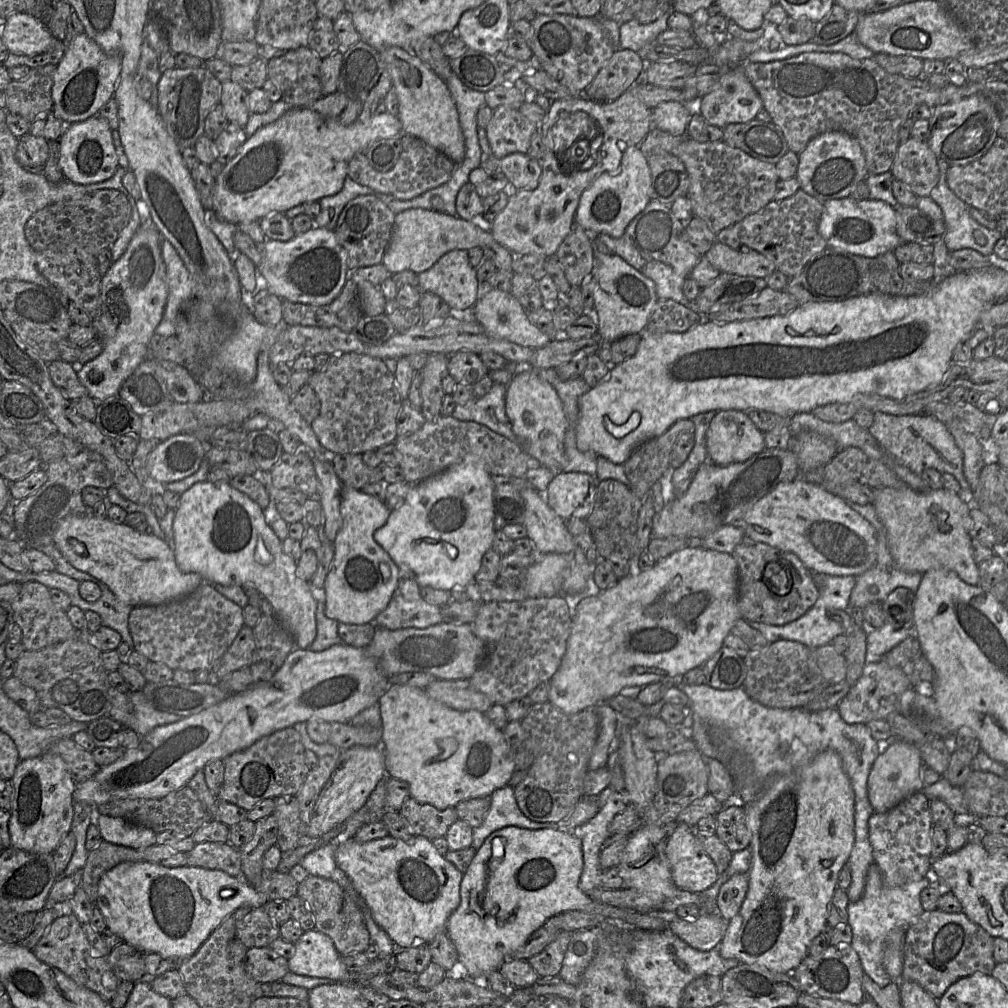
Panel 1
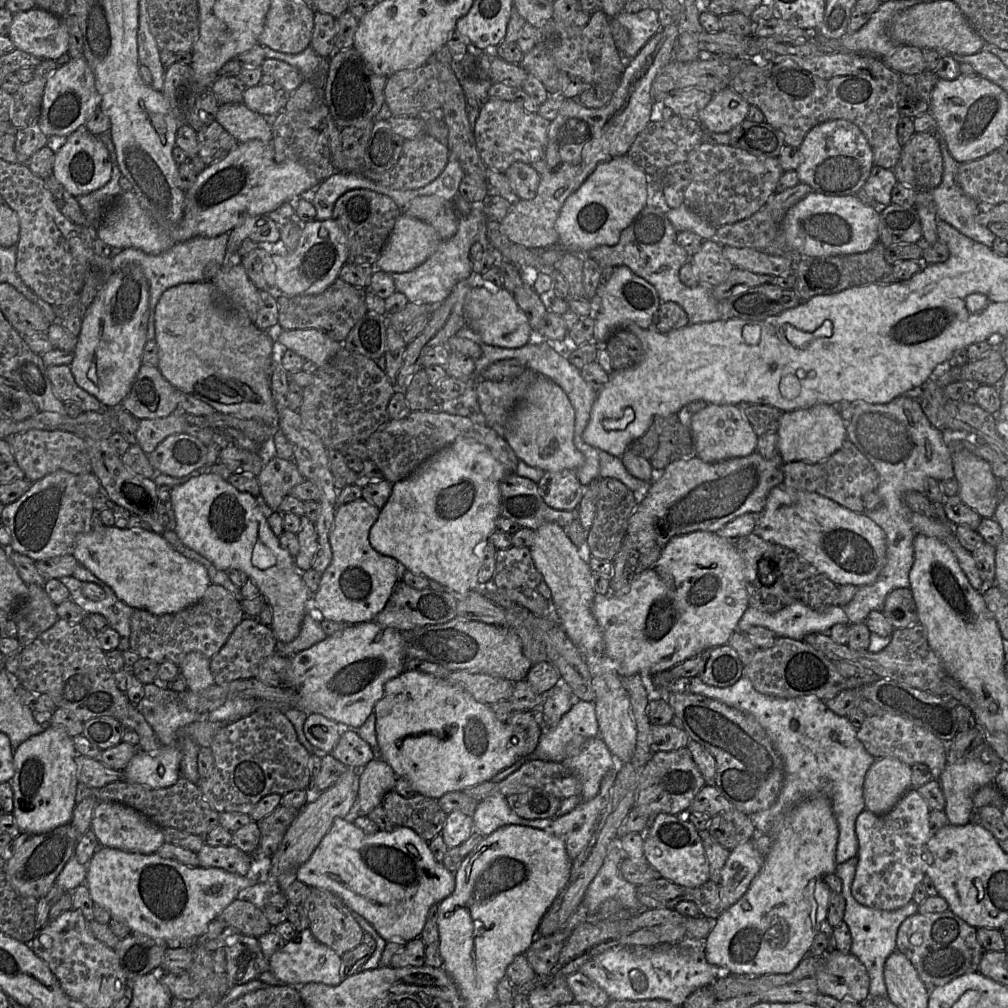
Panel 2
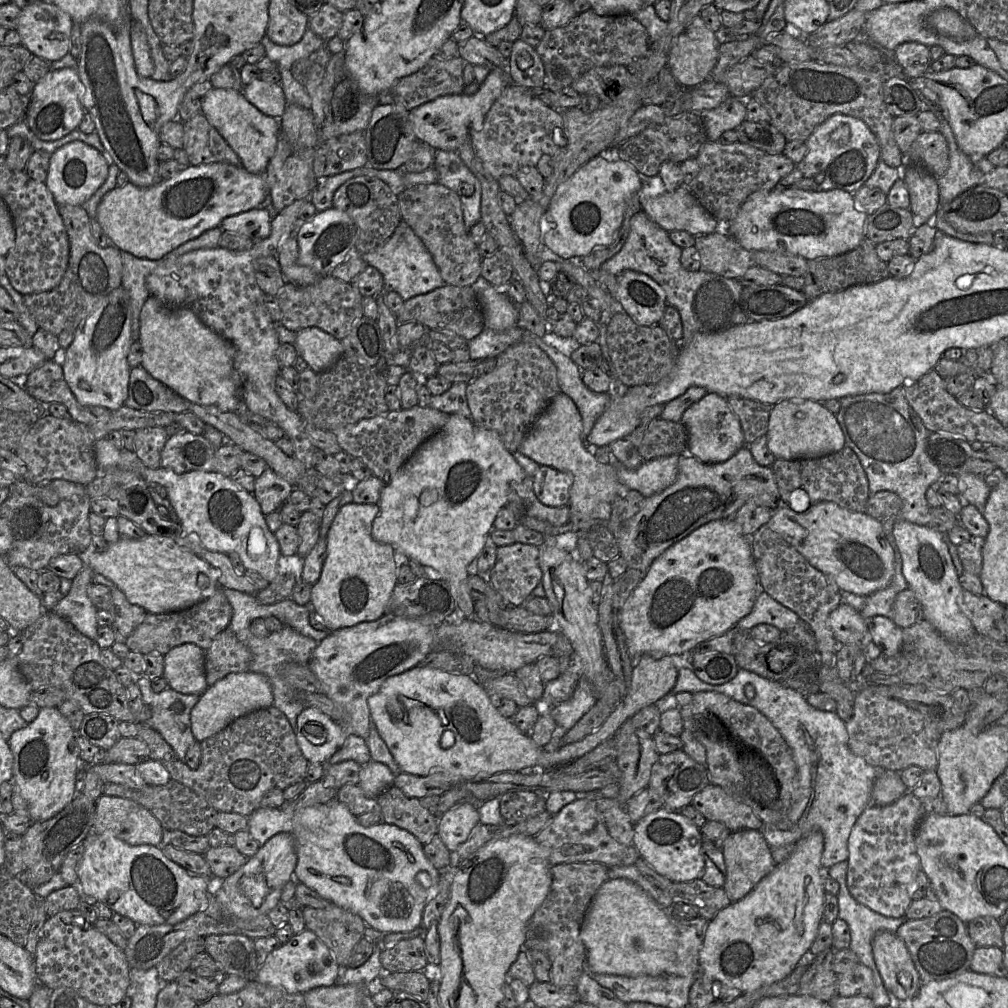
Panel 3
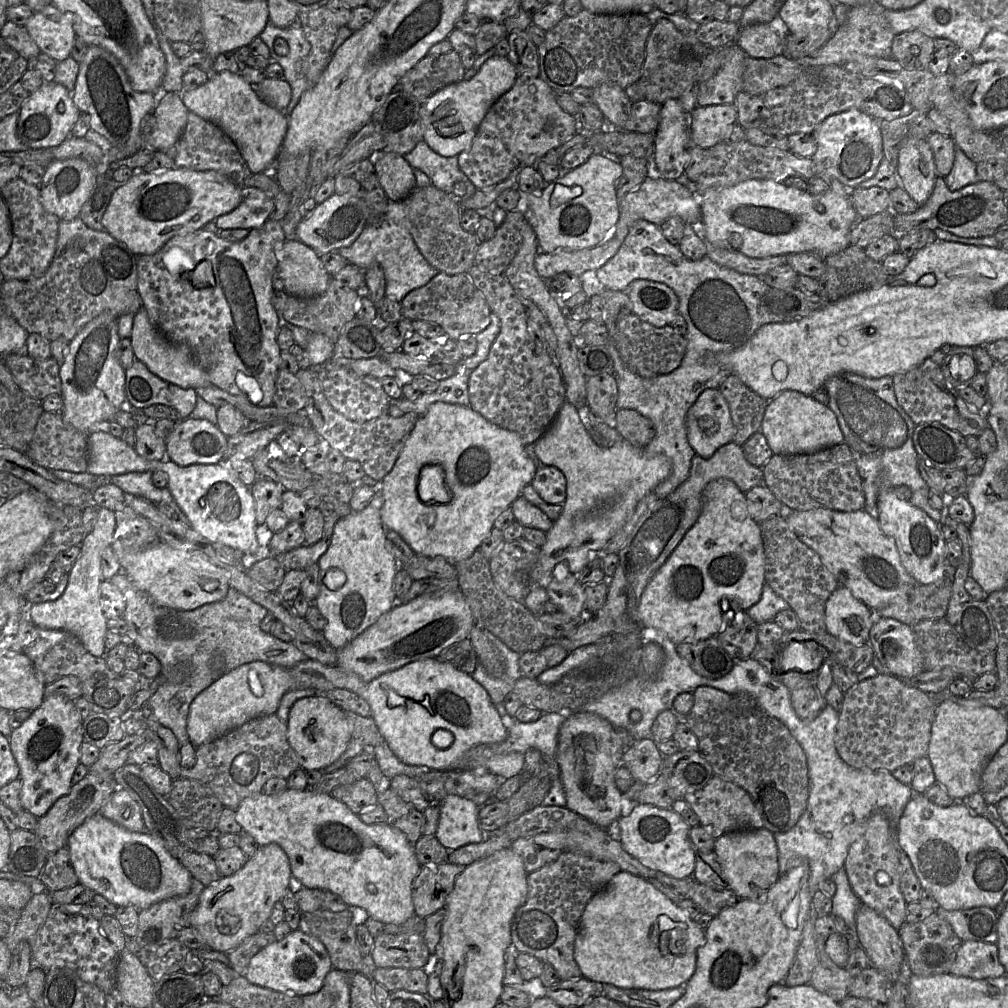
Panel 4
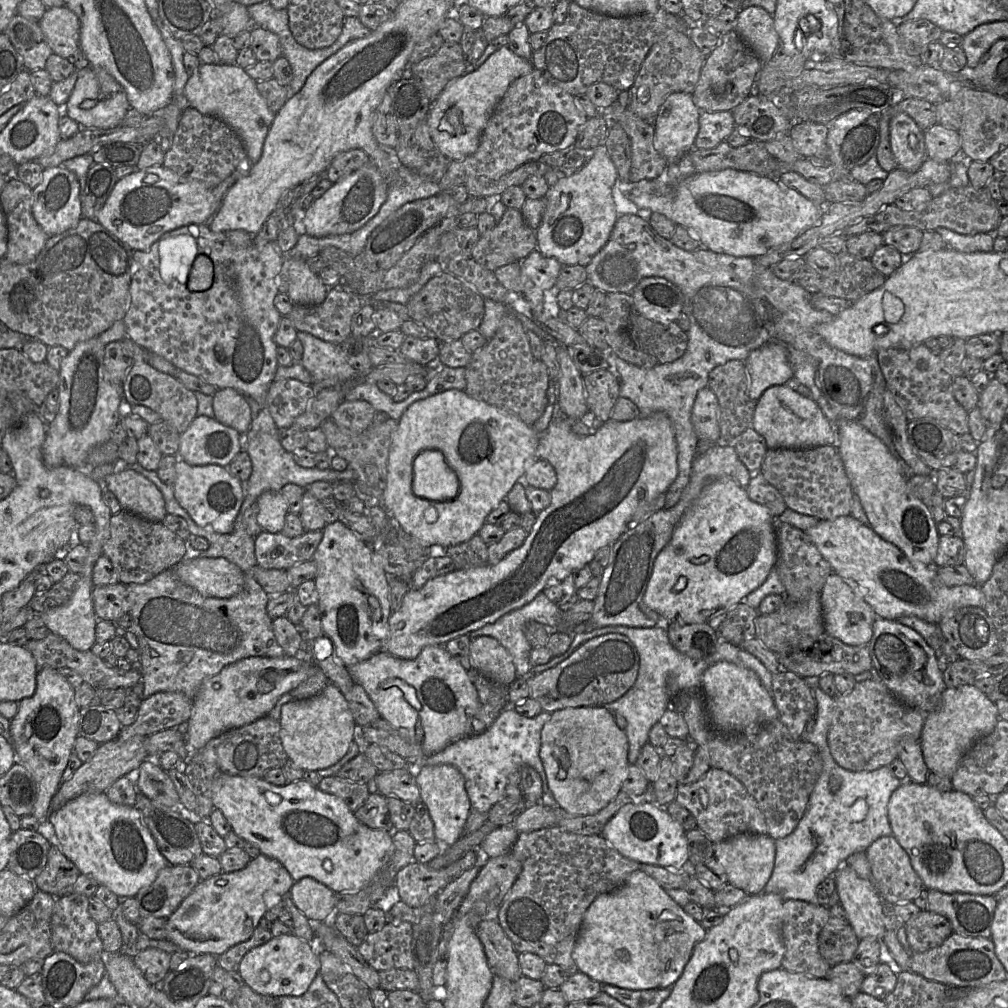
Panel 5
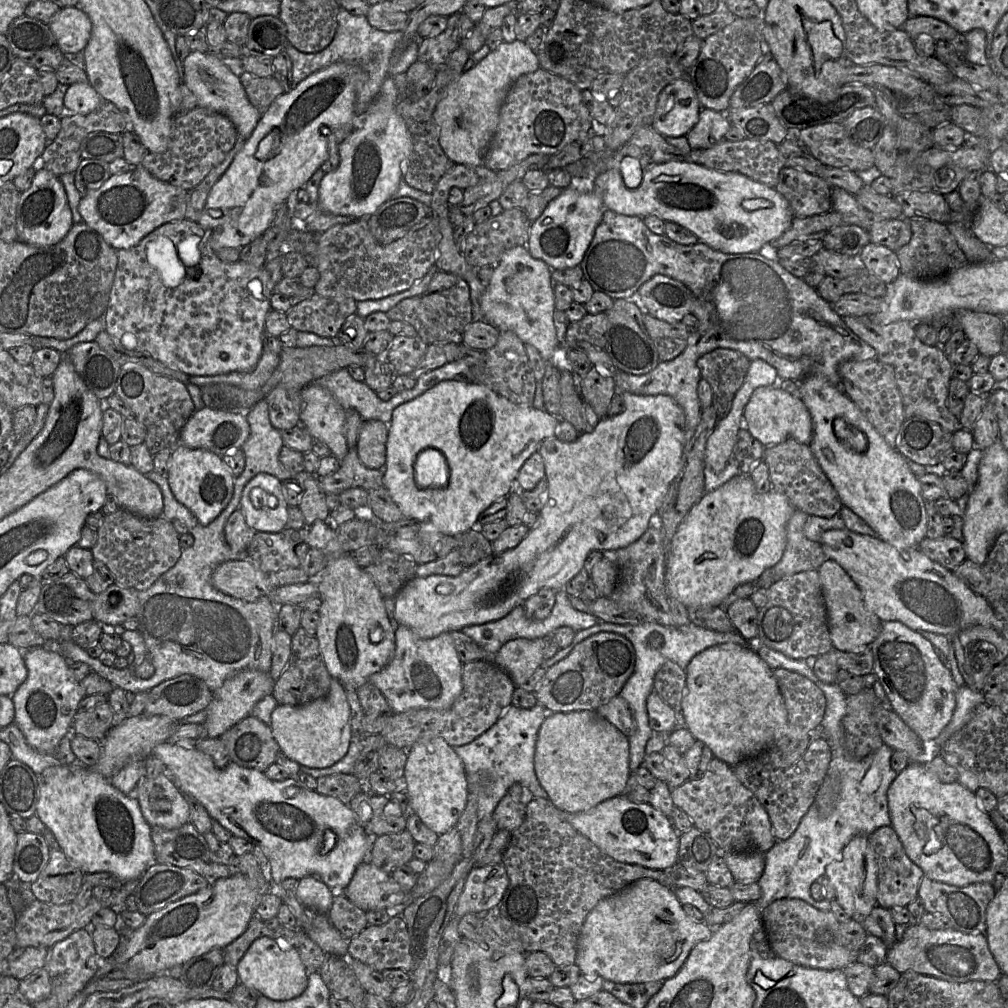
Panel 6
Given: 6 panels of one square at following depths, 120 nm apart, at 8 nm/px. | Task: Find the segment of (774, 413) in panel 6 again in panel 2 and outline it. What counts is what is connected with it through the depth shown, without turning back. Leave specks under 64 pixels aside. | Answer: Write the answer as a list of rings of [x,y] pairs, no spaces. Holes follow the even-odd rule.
[[[817,404],[807,409],[785,412],[777,431],[779,455],[784,463],[806,462],[817,464],[830,458],[847,439],[844,420],[838,410],[829,404]]]

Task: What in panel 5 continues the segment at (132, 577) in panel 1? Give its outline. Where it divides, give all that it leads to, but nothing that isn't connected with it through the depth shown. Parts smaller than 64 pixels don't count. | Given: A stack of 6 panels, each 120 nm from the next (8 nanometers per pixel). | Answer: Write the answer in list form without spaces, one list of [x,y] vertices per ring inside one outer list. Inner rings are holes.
[[[183,557],[175,565],[174,571],[184,584],[192,587],[203,596],[214,598],[230,598],[238,594],[243,588],[244,573],[252,574],[252,570],[243,572],[236,564],[223,557],[197,557],[194,559],[184,559]]]

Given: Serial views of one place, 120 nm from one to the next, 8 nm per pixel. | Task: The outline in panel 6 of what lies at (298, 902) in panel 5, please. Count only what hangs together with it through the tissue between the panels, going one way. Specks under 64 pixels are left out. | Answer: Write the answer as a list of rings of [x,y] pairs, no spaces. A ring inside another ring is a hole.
[[[313,876],[300,879],[294,894],[305,908],[324,914],[330,911],[334,897],[333,892],[320,879]]]

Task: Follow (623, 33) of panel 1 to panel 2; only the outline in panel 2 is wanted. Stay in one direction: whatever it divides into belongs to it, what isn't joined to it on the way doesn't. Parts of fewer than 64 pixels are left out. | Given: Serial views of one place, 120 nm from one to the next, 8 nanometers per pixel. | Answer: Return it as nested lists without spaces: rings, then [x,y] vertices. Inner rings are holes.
[[[647,8],[637,13],[622,11],[616,19],[629,32],[629,42],[623,51],[623,59],[633,59],[645,44],[661,29],[658,11]]]

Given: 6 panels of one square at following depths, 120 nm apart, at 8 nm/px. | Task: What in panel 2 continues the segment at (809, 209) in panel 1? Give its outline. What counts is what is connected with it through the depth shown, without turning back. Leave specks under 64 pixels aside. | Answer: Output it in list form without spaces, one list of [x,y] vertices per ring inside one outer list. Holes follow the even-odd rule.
[[[801,182],[784,191],[775,192],[766,204],[749,218],[717,227],[714,240],[722,246],[753,248],[766,254],[787,257],[795,266],[803,256],[788,246],[781,224],[787,211],[812,192],[814,190],[811,186]]]

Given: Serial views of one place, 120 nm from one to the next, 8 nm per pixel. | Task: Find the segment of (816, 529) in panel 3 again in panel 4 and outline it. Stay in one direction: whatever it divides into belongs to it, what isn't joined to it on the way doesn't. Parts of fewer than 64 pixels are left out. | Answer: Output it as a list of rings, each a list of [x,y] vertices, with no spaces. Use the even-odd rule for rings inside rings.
[[[819,508],[809,511],[793,511],[785,521],[798,539],[817,553],[838,584],[848,589],[855,599],[870,610],[879,610],[893,598],[904,593],[908,593],[910,598],[914,586],[919,585],[903,567],[894,539],[887,536],[882,531],[878,520],[865,510],[843,512]]]

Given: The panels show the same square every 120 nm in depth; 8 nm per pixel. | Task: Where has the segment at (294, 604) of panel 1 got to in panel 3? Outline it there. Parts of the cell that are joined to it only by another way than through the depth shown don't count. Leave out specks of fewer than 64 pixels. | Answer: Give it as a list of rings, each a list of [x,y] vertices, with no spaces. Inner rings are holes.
[[[108,438],[94,442],[95,460],[99,473],[109,468],[121,468],[138,473],[146,483],[156,483],[164,486],[168,491],[168,499],[179,519],[183,530],[188,534],[195,534],[202,546],[220,553],[235,552],[239,555],[248,570],[260,573],[270,583],[278,576],[277,562],[281,556],[279,543],[265,522],[265,515],[252,493],[237,486],[233,481],[215,471],[190,471],[177,474],[168,468],[148,468],[133,451],[117,449]]]

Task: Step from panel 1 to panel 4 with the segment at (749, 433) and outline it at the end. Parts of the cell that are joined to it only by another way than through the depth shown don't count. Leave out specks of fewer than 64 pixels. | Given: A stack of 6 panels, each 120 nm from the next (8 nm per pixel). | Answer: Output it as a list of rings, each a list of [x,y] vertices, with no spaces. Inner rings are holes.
[[[706,389],[689,408],[686,415],[687,439],[697,456],[711,458],[722,446],[733,442],[735,427],[729,405],[719,389]]]

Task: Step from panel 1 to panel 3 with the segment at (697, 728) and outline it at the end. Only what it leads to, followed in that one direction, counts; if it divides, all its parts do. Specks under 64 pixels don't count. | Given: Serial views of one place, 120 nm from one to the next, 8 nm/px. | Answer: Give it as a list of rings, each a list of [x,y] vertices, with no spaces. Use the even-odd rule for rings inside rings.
[[[680,662],[674,687],[654,705],[656,705],[662,713],[666,707],[667,696],[675,695],[679,692],[690,692],[694,694],[702,691],[722,693],[742,704],[756,708],[769,719],[792,751],[798,769],[799,787],[788,815],[777,823],[763,823],[758,830],[769,847],[779,848],[789,844],[796,844],[810,833],[820,831],[824,837],[824,848],[821,856],[823,869],[828,870],[840,862],[847,861],[849,857],[848,841],[852,828],[862,812],[872,805],[871,793],[874,782],[882,771],[886,769],[867,764],[862,757],[855,755],[850,750],[846,724],[840,719],[836,712],[818,710],[808,704],[806,701],[807,694],[802,694],[777,681],[768,680],[743,668],[739,668],[735,677],[729,682],[712,685],[701,681],[688,664]]]

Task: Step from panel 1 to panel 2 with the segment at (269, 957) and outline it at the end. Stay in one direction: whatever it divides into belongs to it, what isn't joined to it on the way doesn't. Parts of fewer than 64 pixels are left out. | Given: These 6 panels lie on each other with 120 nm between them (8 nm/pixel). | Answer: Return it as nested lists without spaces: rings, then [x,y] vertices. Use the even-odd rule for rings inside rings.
[[[234,935],[226,939],[226,976],[230,985],[245,984],[258,979],[263,972],[269,971],[269,960],[263,955],[257,938]]]

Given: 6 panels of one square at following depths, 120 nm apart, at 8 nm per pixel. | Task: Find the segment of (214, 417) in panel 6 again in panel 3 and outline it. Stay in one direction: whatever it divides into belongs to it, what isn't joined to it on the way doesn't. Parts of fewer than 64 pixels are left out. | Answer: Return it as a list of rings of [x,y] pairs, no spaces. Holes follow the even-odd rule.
[[[189,431],[169,437],[161,451],[161,467],[177,474],[213,471],[216,449],[204,437]]]

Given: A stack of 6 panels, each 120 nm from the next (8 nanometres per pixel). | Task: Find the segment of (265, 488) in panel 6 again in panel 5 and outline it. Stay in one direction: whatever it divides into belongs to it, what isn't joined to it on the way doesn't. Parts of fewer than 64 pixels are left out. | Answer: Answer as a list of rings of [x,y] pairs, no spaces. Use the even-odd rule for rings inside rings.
[[[265,491],[258,497],[256,505],[257,522],[262,530],[269,533],[281,532],[288,514],[288,504],[282,493]]]

